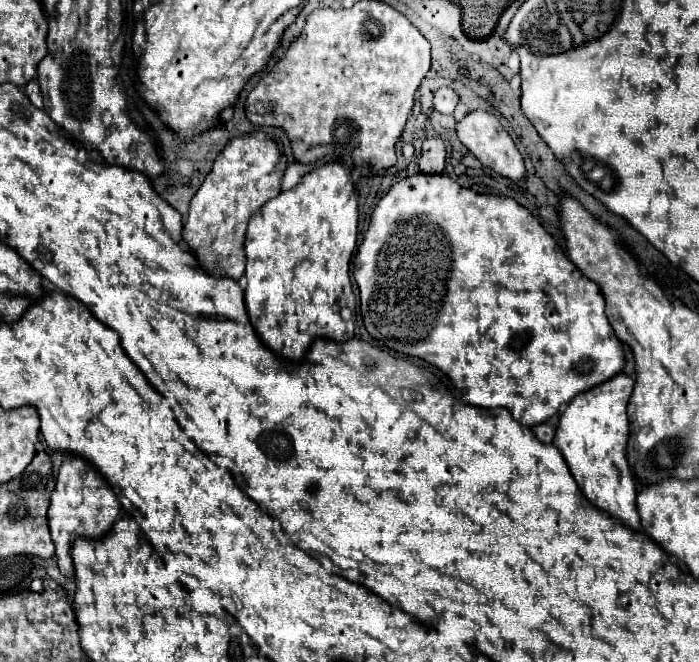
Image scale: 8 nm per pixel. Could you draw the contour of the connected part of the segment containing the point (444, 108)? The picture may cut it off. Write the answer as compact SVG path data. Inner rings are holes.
M442 86L434 96L434 110L442 112L442 114L452 114L458 100L460 100L460 96L456 90L452 90L450 86Z

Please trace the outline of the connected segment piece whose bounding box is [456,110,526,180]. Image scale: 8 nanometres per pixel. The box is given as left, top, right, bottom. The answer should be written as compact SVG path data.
M474 110L474 112L466 114L466 118L456 124L456 132L458 132L458 140L460 140L486 168L492 168L494 172L498 172L498 174L502 174L502 176L508 176L508 178L512 178L512 180L522 180L522 178L524 178L526 170L524 170L522 156L520 156L520 152L516 150L516 144L514 144L514 140L510 138L510 134L502 128L500 120L498 120L492 112Z

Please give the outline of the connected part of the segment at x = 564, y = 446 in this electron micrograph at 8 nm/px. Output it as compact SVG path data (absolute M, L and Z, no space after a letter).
M626 374L614 376L610 382L580 394L570 402L568 410L560 416L556 428L554 446L562 452L570 474L574 476L578 488L582 490L588 502L606 514L612 514L626 528L636 532L642 530L640 518L636 512L636 484L628 466L626 446L628 446L628 400L632 396L634 382Z

